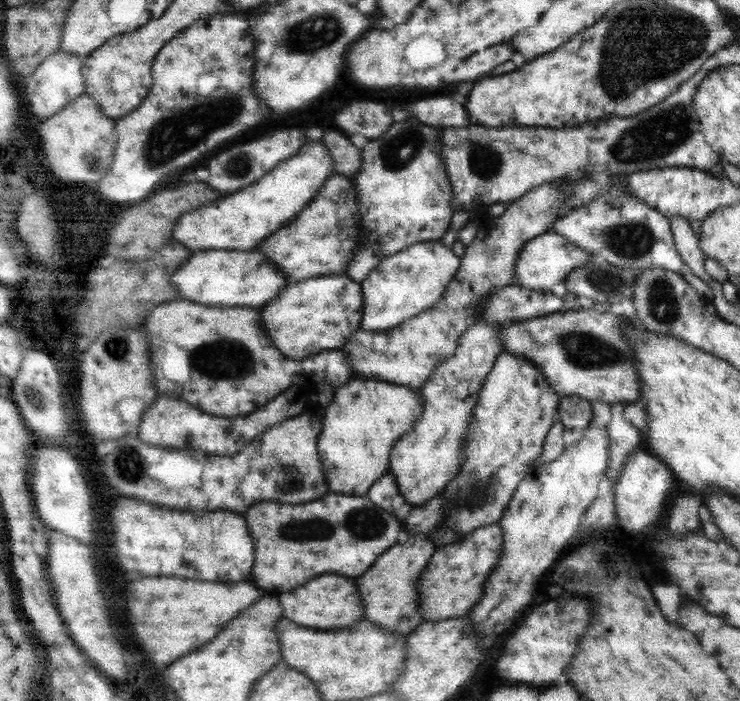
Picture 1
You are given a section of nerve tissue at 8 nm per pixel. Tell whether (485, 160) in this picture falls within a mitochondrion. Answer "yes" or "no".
yes

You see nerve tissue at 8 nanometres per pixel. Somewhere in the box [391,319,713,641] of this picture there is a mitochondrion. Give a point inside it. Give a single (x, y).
(583, 350)

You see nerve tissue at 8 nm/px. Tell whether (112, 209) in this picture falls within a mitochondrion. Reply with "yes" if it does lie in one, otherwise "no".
no

